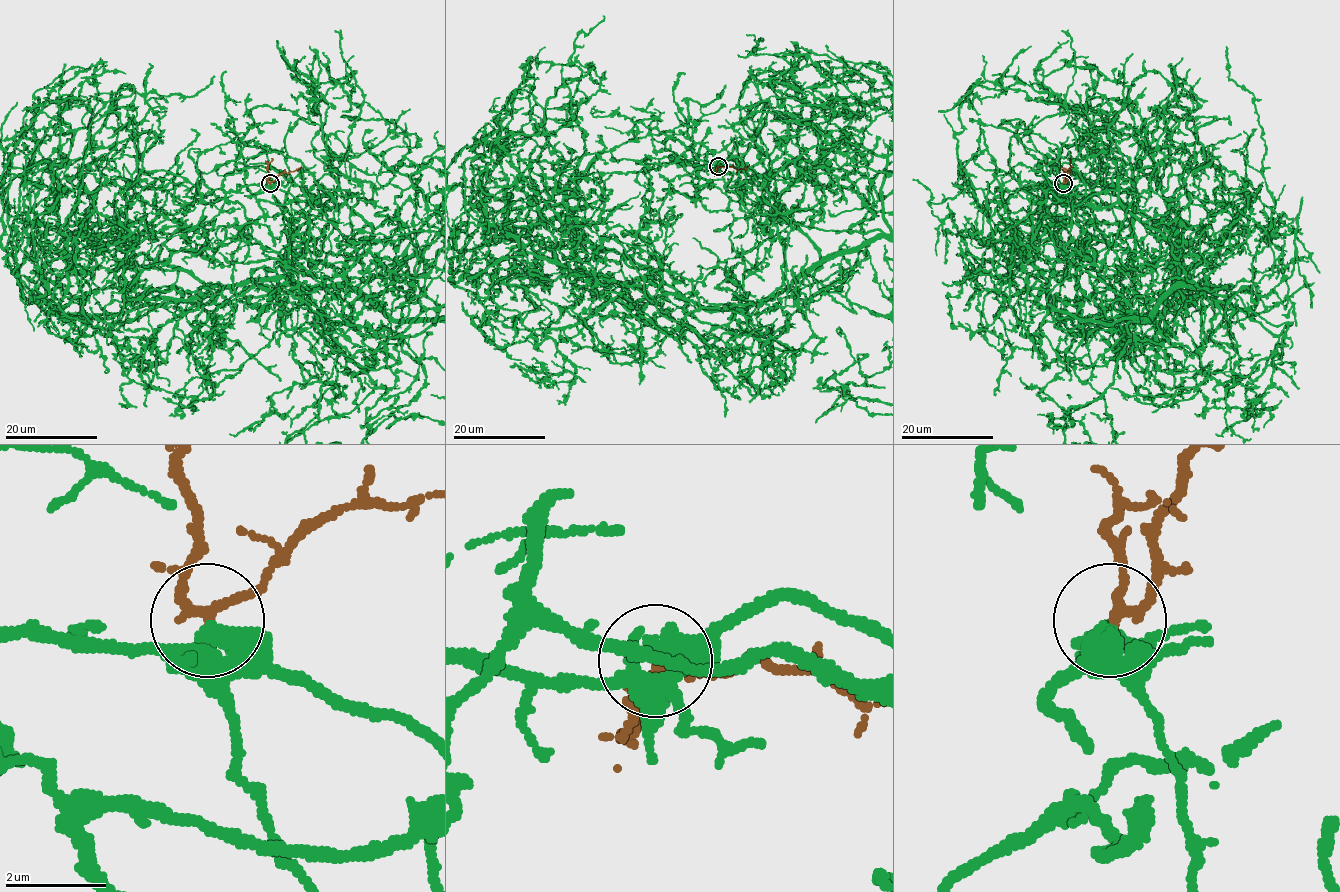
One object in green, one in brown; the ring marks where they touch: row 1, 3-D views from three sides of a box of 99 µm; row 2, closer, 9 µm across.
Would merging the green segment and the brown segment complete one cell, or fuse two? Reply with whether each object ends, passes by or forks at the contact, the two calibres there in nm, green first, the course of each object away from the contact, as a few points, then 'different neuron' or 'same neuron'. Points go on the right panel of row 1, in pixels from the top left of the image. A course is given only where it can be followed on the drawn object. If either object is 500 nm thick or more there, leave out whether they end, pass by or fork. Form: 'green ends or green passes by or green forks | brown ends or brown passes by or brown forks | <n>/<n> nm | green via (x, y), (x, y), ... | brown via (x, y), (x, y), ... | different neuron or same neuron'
green ends | brown passes by | 480/180 nm | green via (1062, 183), (1157, 229), (1206, 279), (1194, 304), (1150, 313), (1176, 230), (1140, 114), (1092, 98), (1082, 61) | brown via (1063, 183), (1066, 171), (1062, 166) | different neuron

